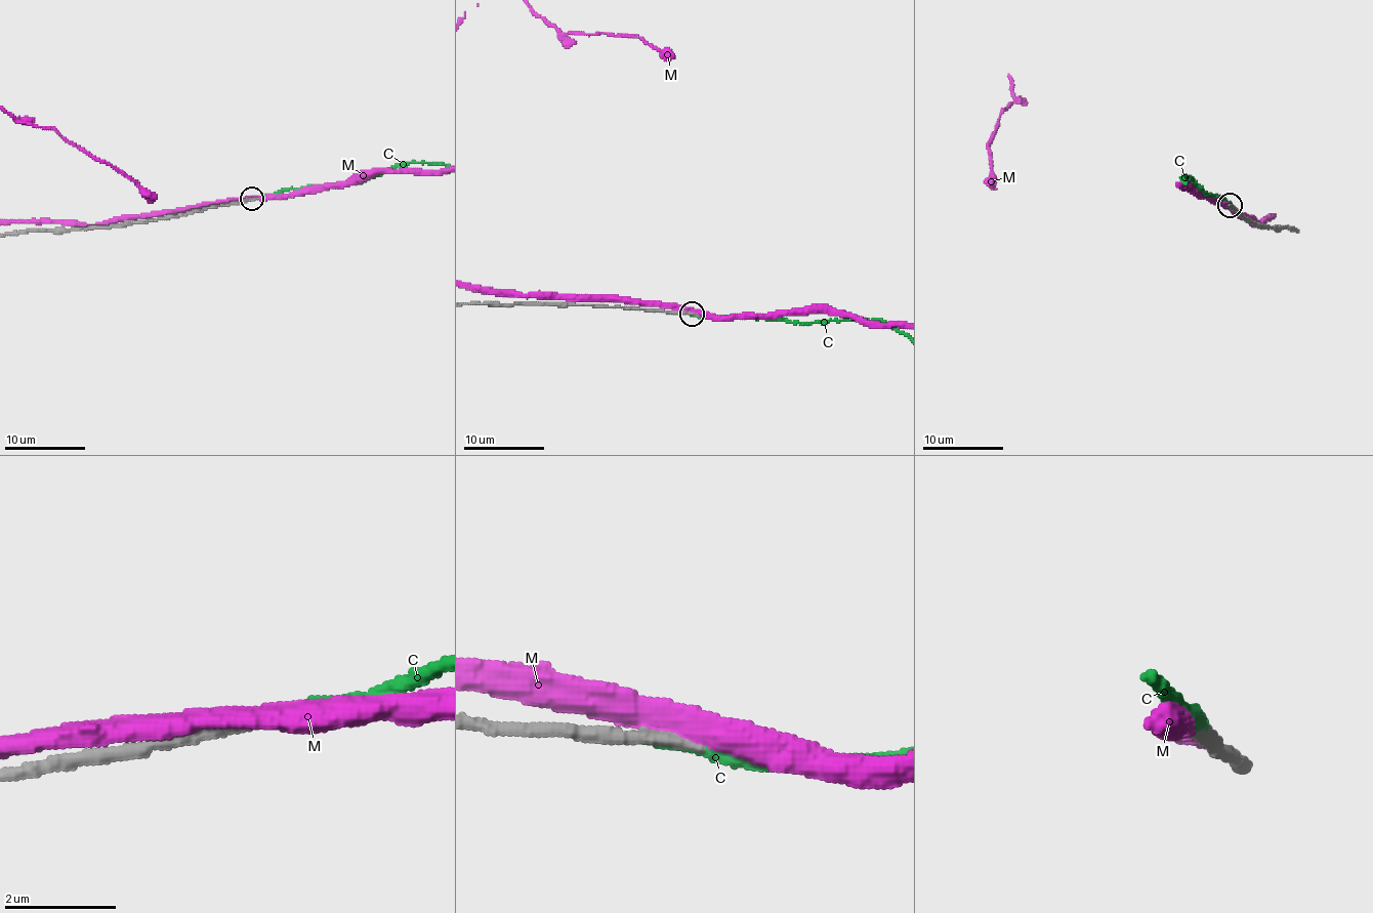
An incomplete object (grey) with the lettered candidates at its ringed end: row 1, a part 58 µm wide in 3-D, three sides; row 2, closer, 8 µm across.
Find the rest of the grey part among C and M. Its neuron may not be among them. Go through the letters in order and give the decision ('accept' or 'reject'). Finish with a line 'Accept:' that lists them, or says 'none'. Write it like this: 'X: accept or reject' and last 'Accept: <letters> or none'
C: accept
M: reject
Accept: C

